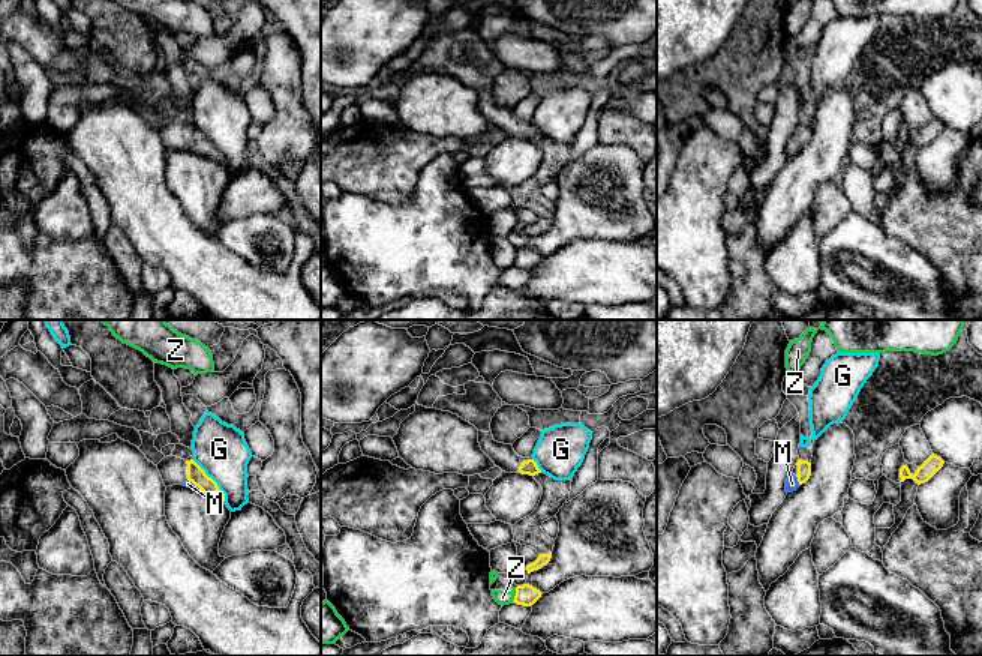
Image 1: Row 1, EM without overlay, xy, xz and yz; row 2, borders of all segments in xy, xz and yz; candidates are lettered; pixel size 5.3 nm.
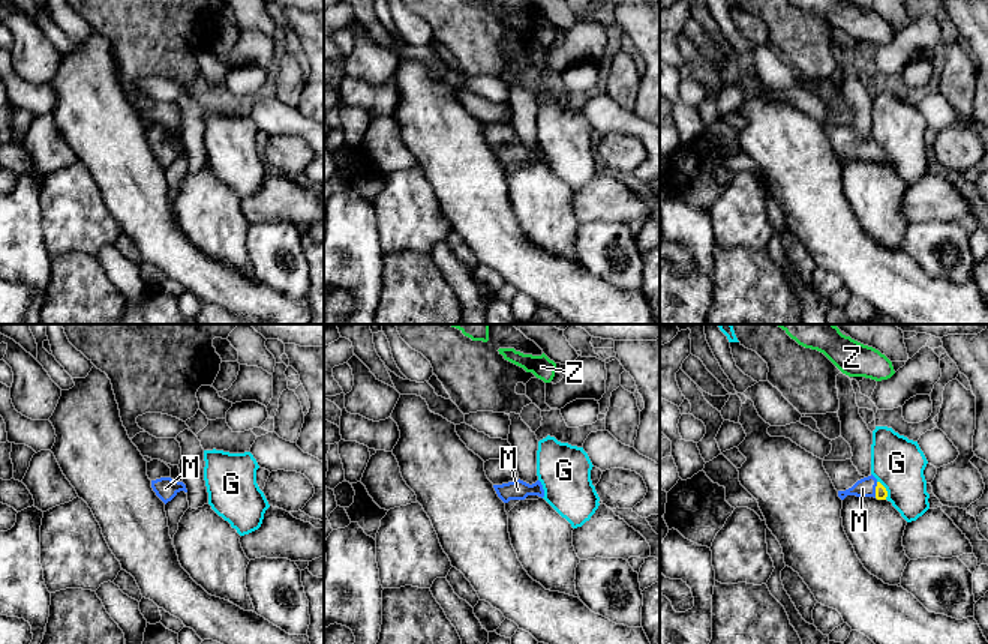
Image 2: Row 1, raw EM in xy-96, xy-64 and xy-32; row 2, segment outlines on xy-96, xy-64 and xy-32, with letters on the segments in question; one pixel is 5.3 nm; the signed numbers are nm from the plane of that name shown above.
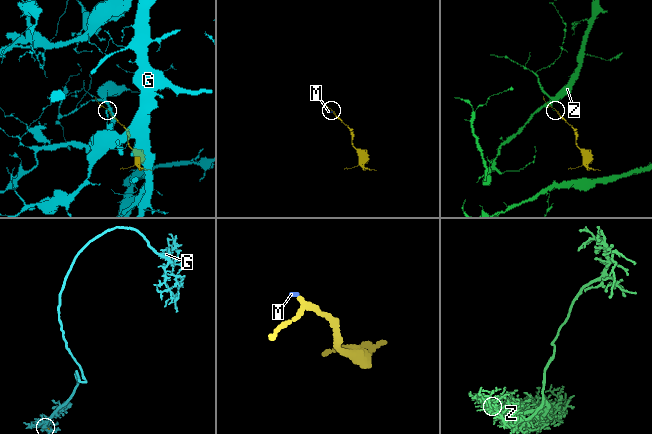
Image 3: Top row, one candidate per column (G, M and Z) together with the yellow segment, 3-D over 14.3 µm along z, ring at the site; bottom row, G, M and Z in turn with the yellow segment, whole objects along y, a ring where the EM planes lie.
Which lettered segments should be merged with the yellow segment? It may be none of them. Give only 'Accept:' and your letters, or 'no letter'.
Accept: M

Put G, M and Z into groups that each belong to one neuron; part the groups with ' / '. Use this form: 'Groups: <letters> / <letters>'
Groups: G / M / Z

